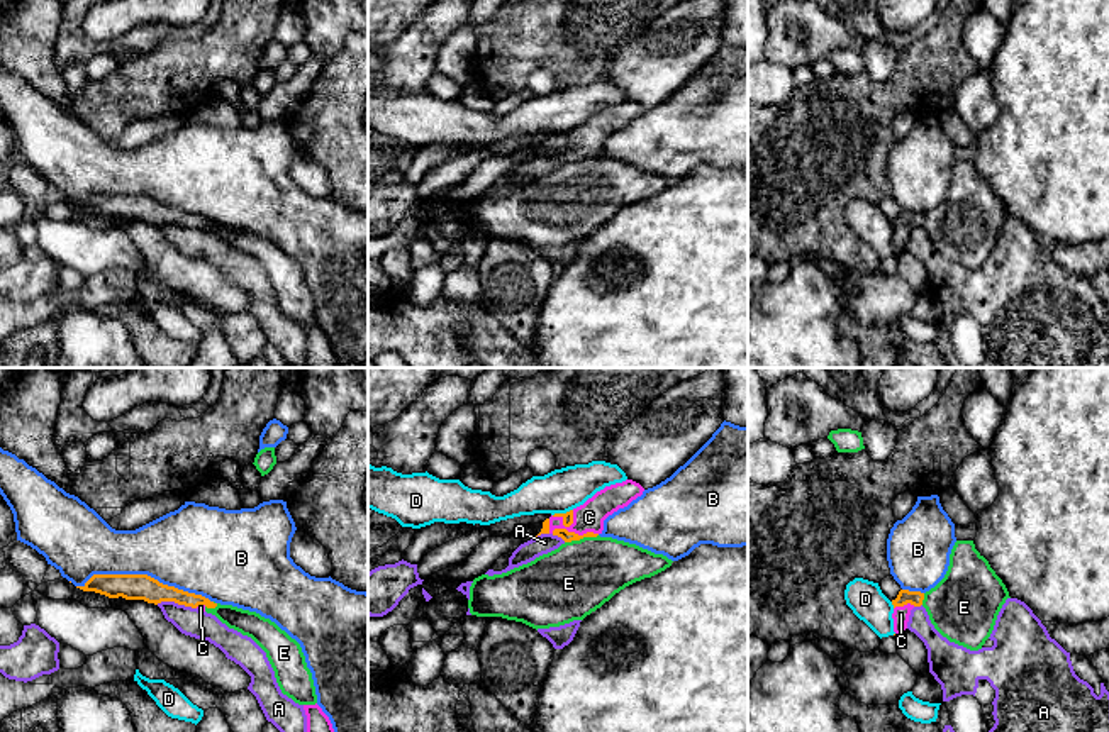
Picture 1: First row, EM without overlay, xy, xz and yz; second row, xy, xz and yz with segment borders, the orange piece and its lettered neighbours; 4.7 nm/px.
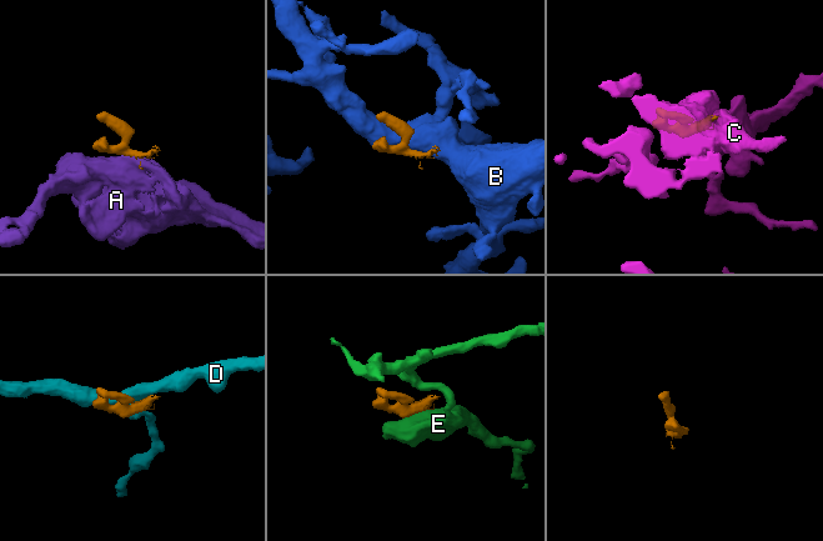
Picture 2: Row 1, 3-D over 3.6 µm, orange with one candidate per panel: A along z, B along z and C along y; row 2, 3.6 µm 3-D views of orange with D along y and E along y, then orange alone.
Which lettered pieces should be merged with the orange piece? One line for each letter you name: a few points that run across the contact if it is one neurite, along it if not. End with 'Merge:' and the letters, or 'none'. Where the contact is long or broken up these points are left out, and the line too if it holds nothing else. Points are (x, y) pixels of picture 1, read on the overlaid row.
C: Line: xz (567, 536), (567, 531), (589, 517)
Merge: C

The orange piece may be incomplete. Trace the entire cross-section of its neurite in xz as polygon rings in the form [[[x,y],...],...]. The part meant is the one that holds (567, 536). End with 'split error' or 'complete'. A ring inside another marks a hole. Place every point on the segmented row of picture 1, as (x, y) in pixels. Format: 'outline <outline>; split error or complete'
outline [[[633,480],[605,486],[583,505],[546,518],[538,535],[553,534],[565,542],[597,537],[604,530],[604,520],[619,508],[627,507],[633,500],[641,496],[643,491],[644,488]]]; split error

